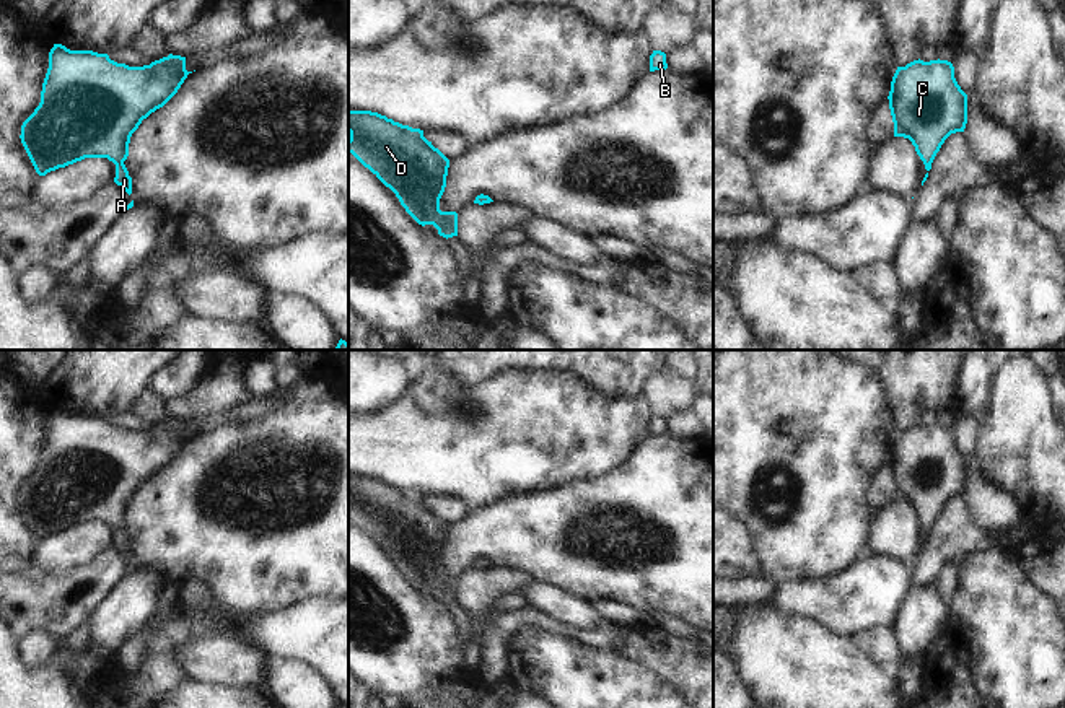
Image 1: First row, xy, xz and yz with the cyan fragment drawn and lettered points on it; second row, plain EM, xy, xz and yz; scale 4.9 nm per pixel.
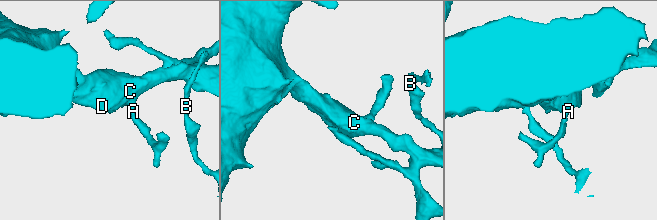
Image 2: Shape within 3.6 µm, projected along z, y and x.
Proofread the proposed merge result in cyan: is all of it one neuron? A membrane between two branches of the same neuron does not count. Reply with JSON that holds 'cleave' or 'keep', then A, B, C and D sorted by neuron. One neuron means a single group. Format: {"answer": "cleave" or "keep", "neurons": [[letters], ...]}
{"answer": "keep", "neurons": [["A", "B", "C", "D"]]}

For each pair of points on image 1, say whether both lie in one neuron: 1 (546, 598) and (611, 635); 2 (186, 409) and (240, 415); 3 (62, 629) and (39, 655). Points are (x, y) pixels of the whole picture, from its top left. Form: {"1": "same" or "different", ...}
{"1": "different", "2": "different", "3": "different"}

